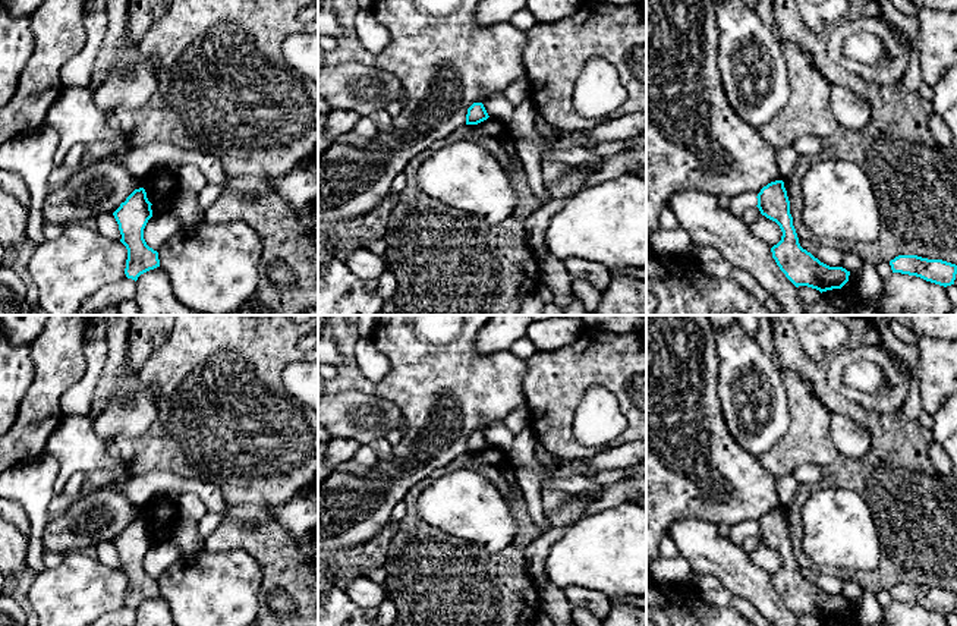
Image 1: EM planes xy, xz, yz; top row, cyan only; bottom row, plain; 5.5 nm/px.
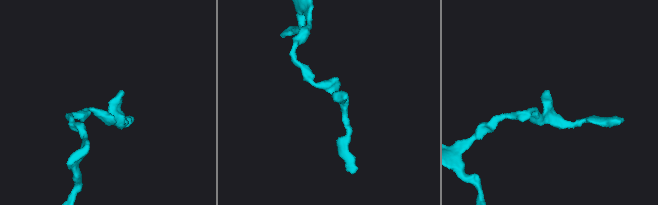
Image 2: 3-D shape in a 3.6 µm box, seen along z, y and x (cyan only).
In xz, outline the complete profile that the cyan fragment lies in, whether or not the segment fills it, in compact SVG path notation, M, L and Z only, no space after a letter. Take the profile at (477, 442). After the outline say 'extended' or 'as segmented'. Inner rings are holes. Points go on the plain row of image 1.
M473 431L469 437L468 437L468 443L466 443L466 453L478 453L484 449L487 449L489 444L484 435L482 431Z; as segmented

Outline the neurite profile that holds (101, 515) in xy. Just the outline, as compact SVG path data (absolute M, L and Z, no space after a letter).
M125 472L92 493L81 496L67 512L50 522L43 534L45 553L81 551L101 541L114 541L139 509L123 491Z

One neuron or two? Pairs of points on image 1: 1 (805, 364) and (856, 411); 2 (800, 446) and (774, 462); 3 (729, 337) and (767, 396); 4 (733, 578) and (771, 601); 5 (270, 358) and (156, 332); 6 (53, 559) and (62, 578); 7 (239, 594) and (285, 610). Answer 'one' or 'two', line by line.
1: one
2: one
3: one
4: one
5: two
6: two
7: two

